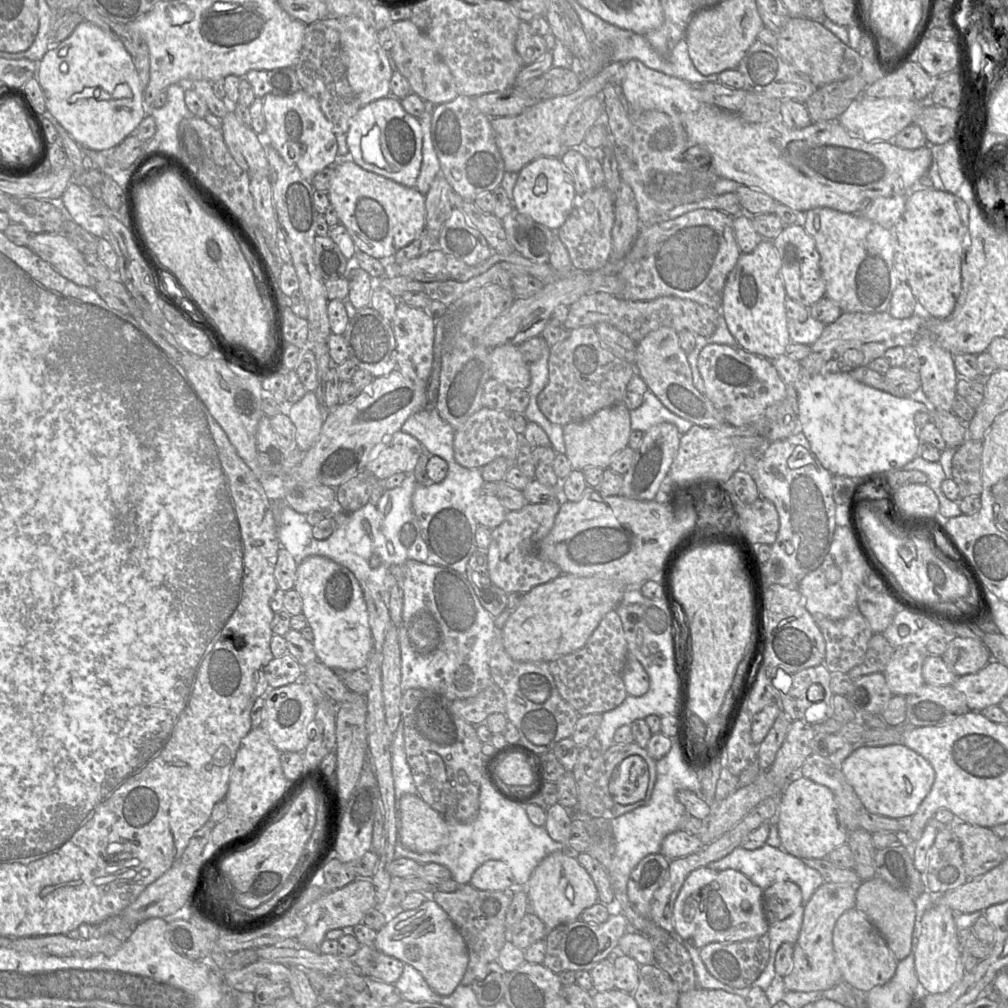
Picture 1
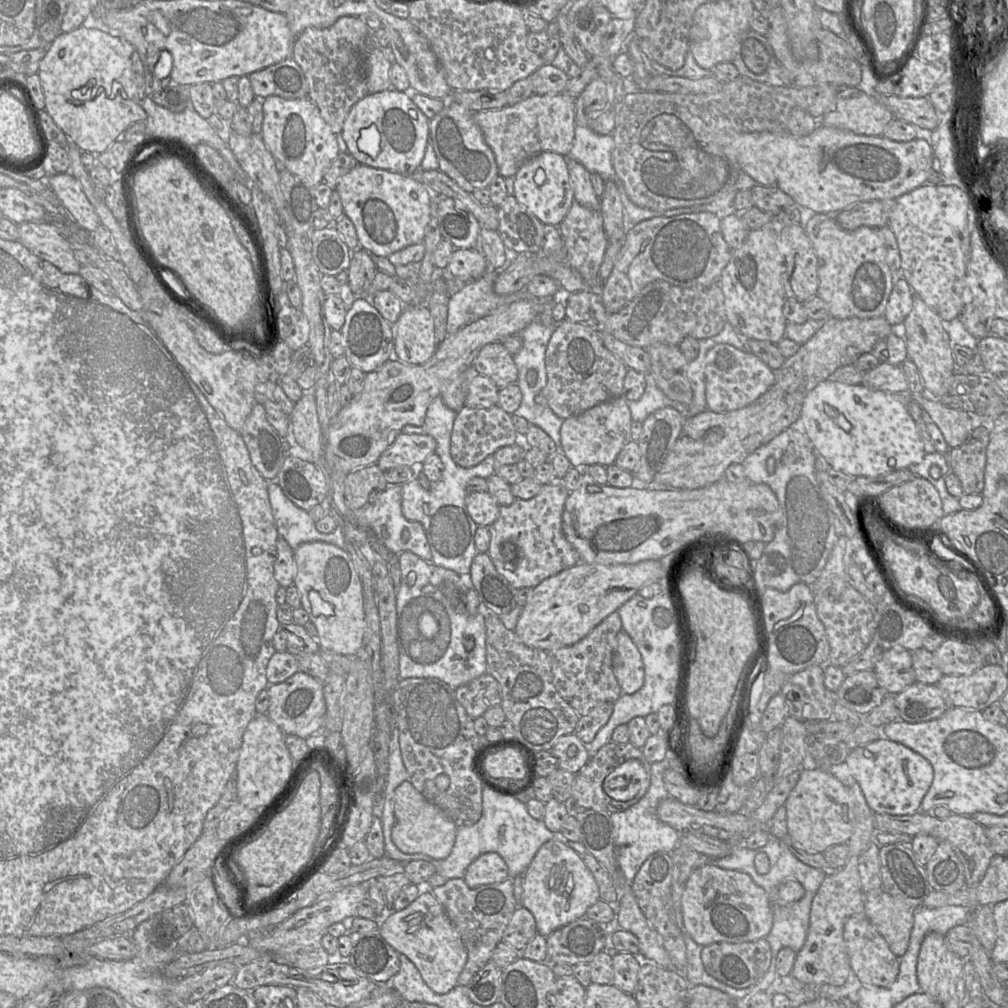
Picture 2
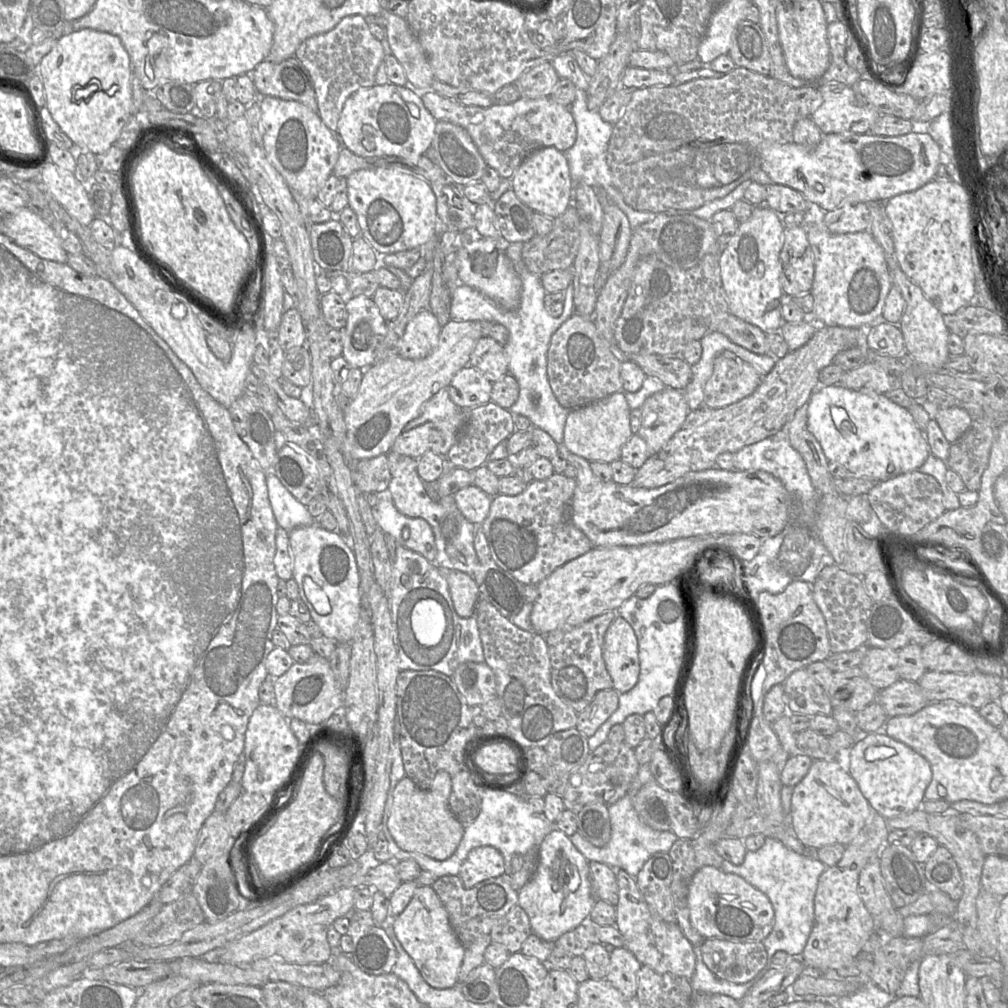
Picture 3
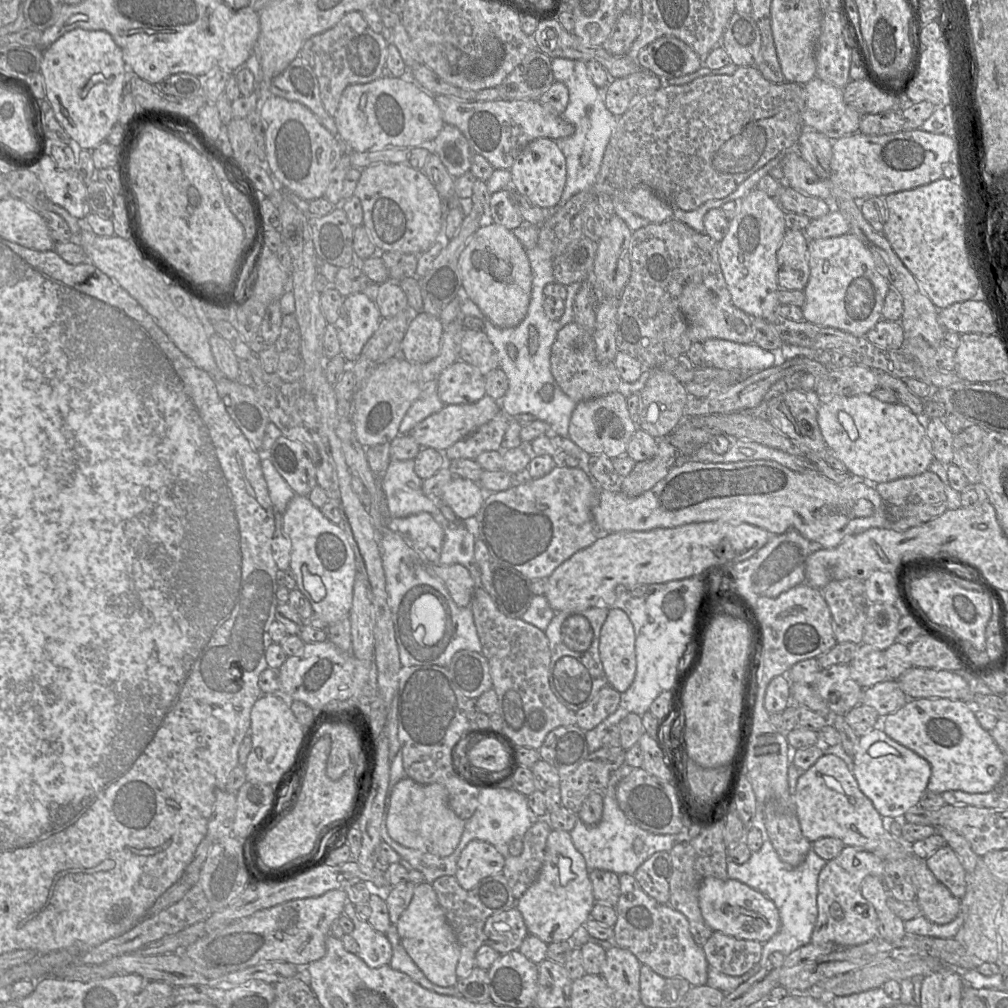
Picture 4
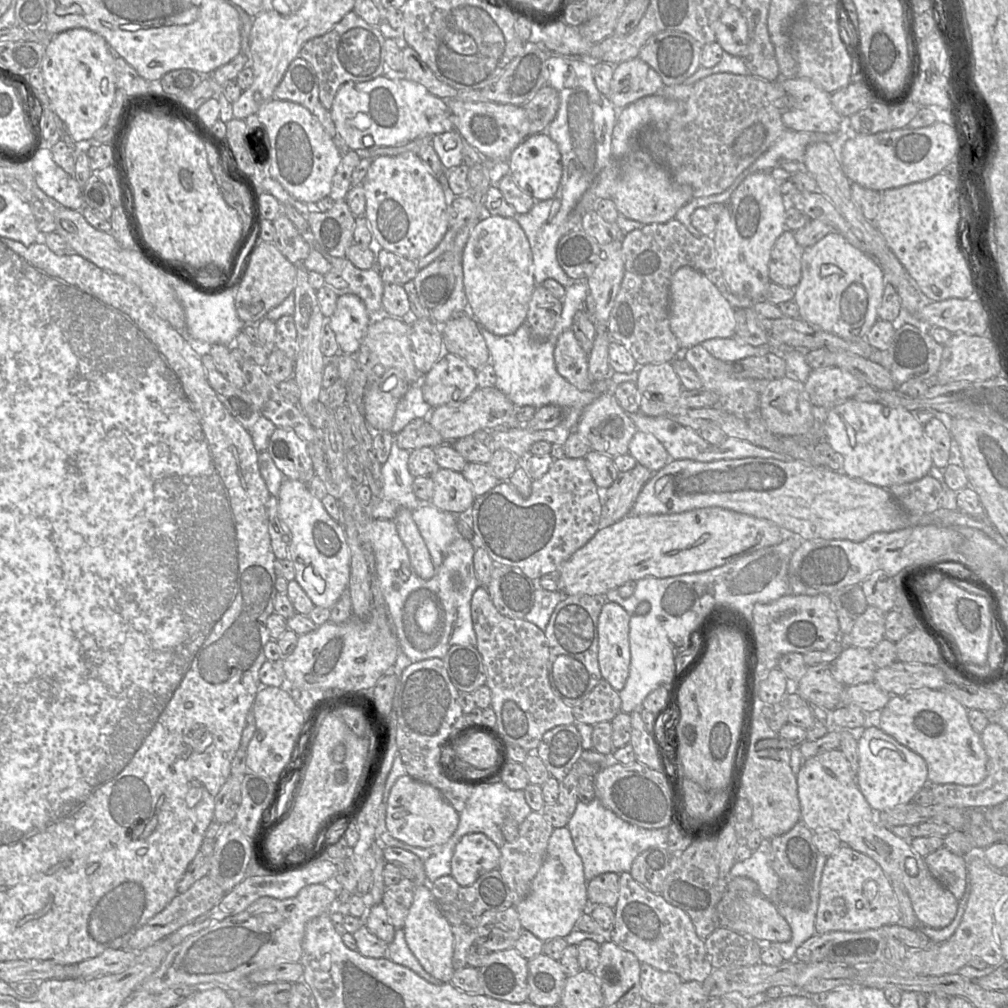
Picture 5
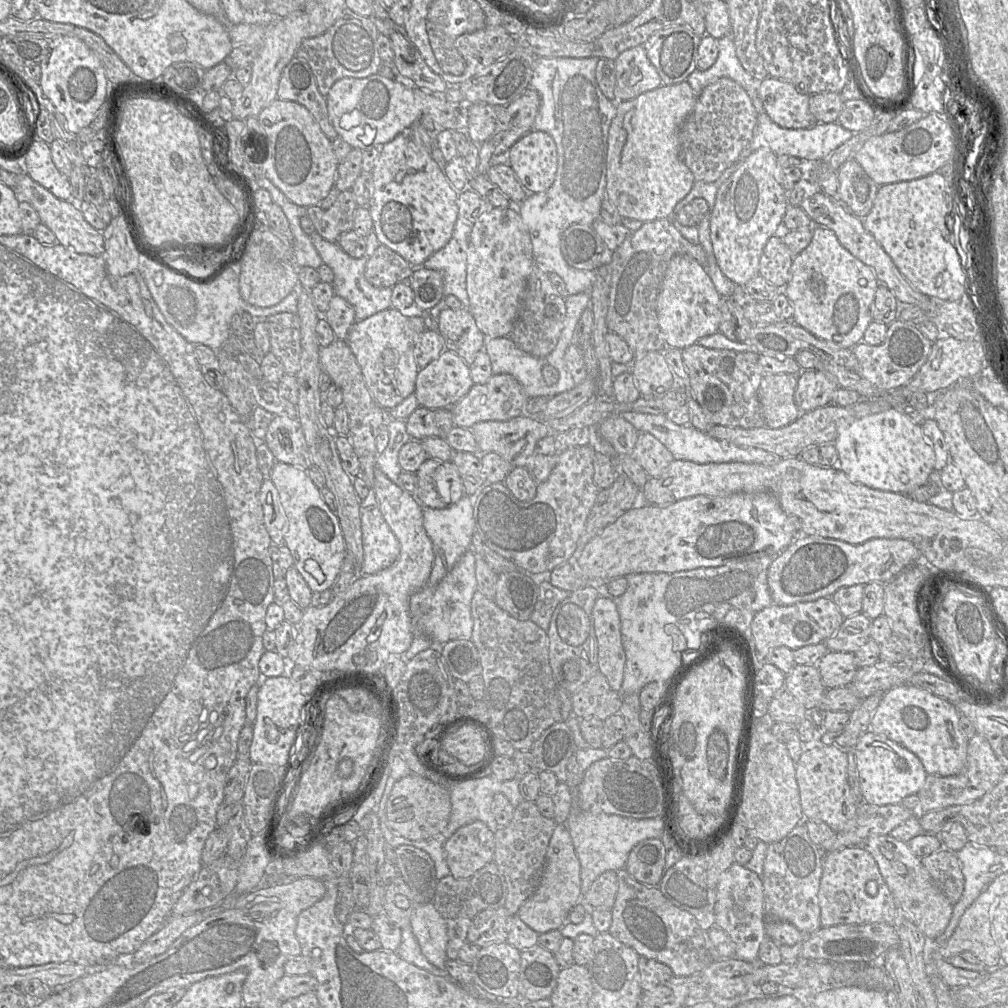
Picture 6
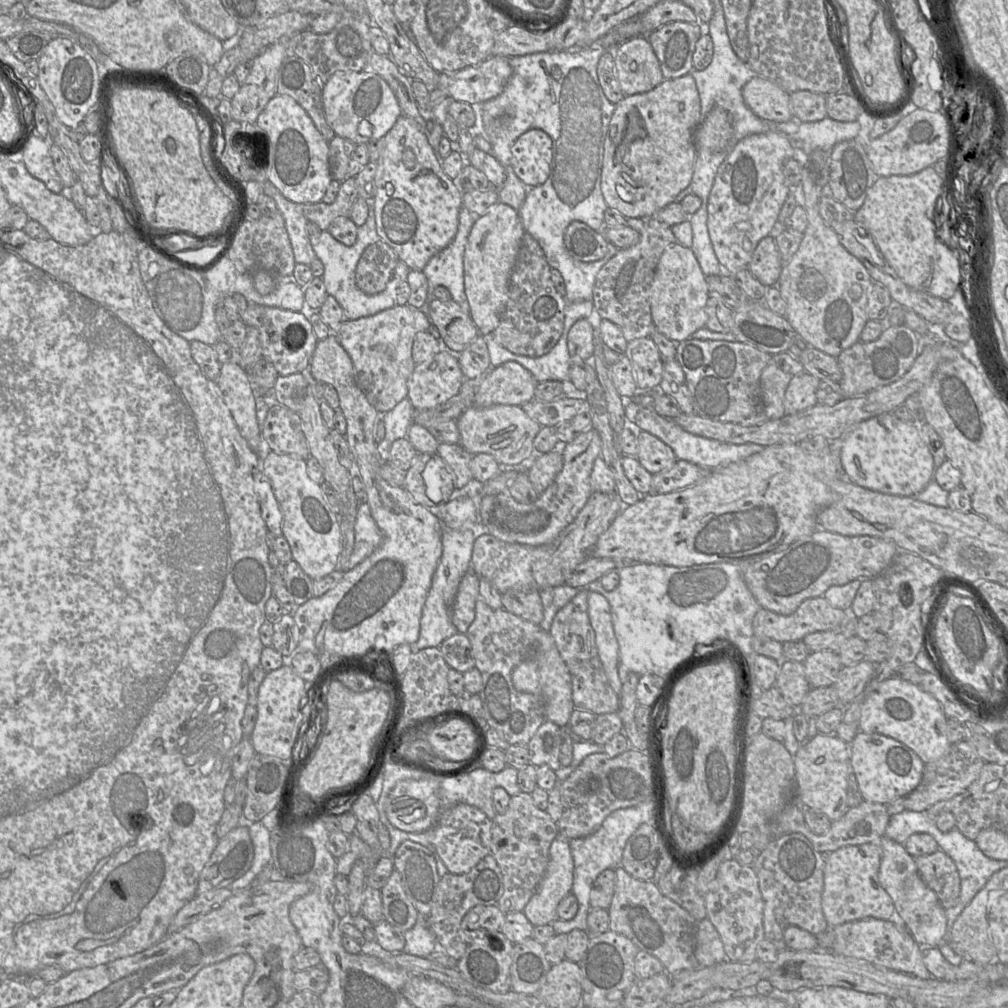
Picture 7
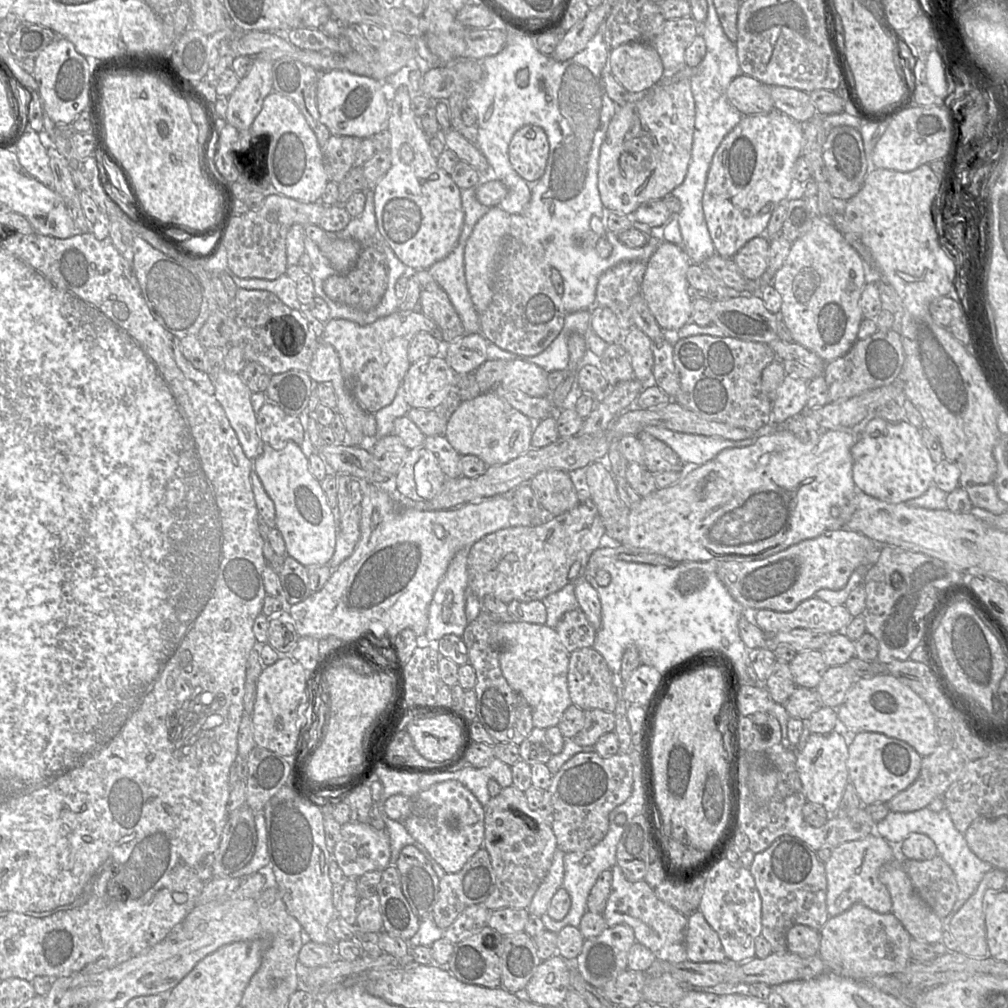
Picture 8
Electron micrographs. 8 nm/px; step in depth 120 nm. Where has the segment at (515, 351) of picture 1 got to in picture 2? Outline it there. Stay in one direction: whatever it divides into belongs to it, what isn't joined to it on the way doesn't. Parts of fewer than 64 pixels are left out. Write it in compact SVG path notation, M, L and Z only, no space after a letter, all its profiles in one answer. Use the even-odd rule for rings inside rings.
M493 342L480 350L472 365L479 374L490 378L501 389L517 383L518 369L513 356L502 342Z

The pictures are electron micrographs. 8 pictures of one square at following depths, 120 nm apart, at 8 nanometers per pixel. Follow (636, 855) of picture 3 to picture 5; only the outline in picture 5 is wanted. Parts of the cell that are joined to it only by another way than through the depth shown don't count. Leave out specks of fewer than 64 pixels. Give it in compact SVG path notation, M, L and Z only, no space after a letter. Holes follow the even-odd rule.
M598 798L590 803L578 801L567 828L571 833L575 850L582 859L587 884L605 872L629 872L639 854L650 847L665 846L669 834L668 827L646 829L624 821L613 811L605 808Z

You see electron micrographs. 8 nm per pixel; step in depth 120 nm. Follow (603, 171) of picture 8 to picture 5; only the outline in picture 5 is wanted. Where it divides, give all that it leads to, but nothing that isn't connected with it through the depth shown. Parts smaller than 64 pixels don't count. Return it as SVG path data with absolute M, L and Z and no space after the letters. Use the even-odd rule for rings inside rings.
M658 94L645 96L619 109L612 135L612 157L620 162L613 201L618 212L642 224L666 223L674 219L677 211L693 199L693 189L688 184L677 183L667 169L659 165L638 144L640 134L647 128L666 125L675 115L685 111L685 104Z

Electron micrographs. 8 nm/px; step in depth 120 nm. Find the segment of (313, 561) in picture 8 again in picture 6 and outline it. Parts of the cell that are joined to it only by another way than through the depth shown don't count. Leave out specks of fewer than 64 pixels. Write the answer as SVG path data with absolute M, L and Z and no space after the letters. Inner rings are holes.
M276 461L270 480L277 489L287 518L285 545L293 557L293 566L313 593L330 589L346 557L346 544L336 513L329 509L305 470Z

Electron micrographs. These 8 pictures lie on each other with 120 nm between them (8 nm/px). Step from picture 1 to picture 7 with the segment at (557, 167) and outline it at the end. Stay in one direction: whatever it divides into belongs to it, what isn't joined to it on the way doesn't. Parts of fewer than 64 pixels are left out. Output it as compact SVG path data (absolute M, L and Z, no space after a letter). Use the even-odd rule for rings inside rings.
M538 128L526 131L515 141L511 150L514 172L529 189L548 179L553 143L545 131Z

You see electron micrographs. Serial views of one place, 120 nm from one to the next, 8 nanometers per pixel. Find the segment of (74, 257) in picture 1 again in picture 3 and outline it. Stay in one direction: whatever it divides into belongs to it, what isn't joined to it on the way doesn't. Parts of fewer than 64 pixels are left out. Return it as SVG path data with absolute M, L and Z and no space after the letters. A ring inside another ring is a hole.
M27 207L12 214L3 215L3 234L20 247L33 252L43 259L67 263L68 254L60 245L52 226Z

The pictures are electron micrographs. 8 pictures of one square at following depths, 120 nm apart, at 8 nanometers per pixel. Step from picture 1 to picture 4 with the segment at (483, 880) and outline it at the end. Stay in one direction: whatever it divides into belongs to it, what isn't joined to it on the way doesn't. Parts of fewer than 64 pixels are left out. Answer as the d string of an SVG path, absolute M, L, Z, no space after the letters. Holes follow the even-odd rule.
M475 839L462 850L455 877L463 889L470 890L482 879L501 873L504 864L505 858L492 844Z

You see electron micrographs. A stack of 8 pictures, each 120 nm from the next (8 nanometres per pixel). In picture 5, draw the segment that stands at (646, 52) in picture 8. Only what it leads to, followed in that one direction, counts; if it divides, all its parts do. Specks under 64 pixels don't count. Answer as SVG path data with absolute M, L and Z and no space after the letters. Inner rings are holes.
M639 57L614 66L609 99L618 109L660 91L664 83L658 73Z

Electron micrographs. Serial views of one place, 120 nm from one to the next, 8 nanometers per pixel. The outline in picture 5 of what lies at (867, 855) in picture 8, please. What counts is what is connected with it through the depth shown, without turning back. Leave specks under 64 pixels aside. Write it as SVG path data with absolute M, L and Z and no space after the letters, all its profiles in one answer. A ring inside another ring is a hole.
M841 845L828 857L820 881L816 934L831 931L863 932L885 925L899 924L899 920L899 904L891 881L878 863L848 845ZM868 880L875 881L878 887L878 893L873 900L867 900L863 894L863 885Z

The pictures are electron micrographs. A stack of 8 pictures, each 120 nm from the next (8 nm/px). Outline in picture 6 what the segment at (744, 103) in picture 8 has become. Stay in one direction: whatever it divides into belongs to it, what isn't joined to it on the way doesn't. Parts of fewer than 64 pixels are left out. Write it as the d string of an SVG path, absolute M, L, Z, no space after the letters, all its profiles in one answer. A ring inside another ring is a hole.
M768 76L759 81L758 94L766 114L782 128L807 129L818 123L809 109L810 95L800 93L787 81Z

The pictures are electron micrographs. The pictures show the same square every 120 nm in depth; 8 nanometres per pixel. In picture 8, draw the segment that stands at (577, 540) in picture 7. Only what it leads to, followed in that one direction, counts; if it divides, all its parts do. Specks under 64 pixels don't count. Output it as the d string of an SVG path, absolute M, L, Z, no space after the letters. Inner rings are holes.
M590 498L580 501L573 509L561 515L549 516L538 525L512 524L507 528L485 535L469 548L468 591L480 600L491 595L506 604L513 600L522 602L542 600L547 595L561 590L567 584L584 578L590 556L604 542L607 542L605 527L596 505Z

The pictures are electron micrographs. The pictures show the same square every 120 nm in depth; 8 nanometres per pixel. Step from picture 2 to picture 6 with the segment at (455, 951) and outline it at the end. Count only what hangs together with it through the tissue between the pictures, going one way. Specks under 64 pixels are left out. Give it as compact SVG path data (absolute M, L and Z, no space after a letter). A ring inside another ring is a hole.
M433 903L416 905L410 920L422 954L435 967L445 970L447 958L447 928Z

